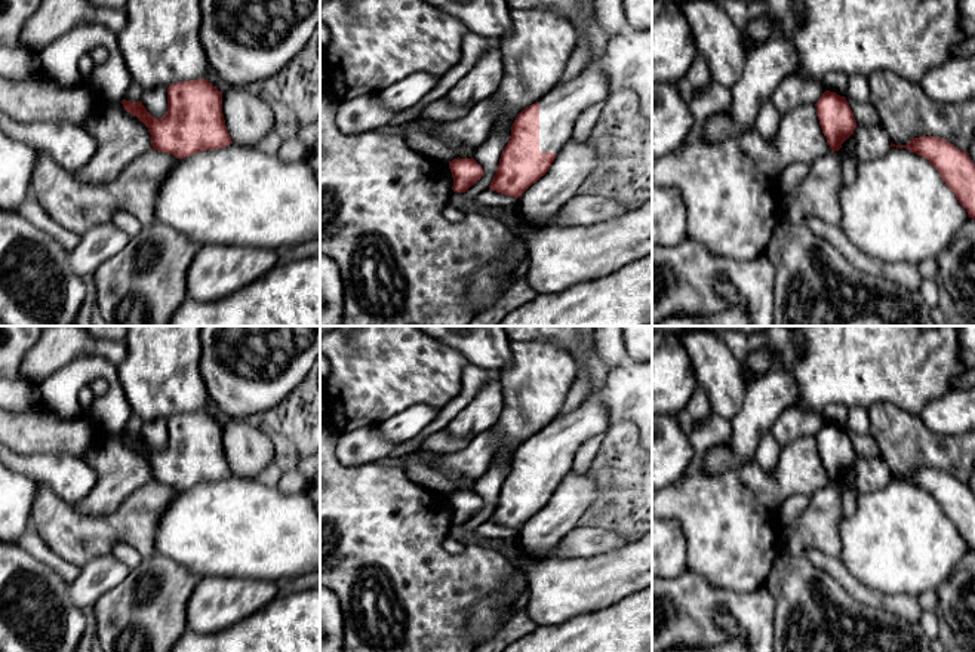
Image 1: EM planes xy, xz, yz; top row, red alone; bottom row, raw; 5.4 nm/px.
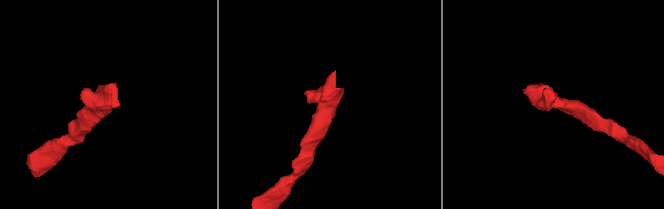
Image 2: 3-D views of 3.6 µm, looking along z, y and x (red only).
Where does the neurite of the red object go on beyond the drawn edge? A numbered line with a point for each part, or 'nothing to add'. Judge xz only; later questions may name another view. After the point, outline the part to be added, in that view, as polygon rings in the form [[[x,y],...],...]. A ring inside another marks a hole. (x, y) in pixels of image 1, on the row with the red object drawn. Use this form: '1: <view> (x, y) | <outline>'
1: xz (560, 107) | [[[594,6],[587,21],[590,59],[585,68],[573,79],[556,84],[539,102],[539,151],[559,154],[562,147],[572,139],[572,132],[579,116],[590,107],[606,101],[610,87],[599,59],[612,37],[597,21]]]

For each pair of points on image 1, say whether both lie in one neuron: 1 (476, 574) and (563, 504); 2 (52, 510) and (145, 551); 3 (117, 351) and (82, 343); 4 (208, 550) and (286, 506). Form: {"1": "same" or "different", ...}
{"1": "different", "2": "same", "3": "same", "4": "same"}

